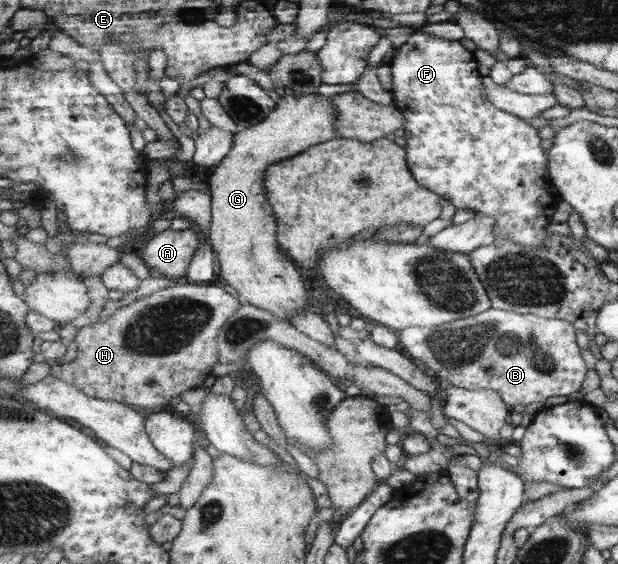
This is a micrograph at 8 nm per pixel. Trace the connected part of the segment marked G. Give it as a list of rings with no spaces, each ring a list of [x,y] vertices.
[[[318,92],[285,94],[265,121],[235,133],[232,150],[215,168],[208,183],[212,195],[210,242],[217,252],[218,265],[221,266],[220,282],[233,287],[244,302],[269,311],[286,322],[290,322],[293,315],[302,315],[308,311],[310,296],[308,296],[308,288],[304,286],[305,272],[290,256],[286,256],[286,252],[278,242],[277,215],[274,214],[274,208],[270,204],[264,186],[264,174],[270,166],[281,160],[292,158],[317,144],[338,139],[336,118],[338,118],[338,110],[329,97],[324,98]]]

